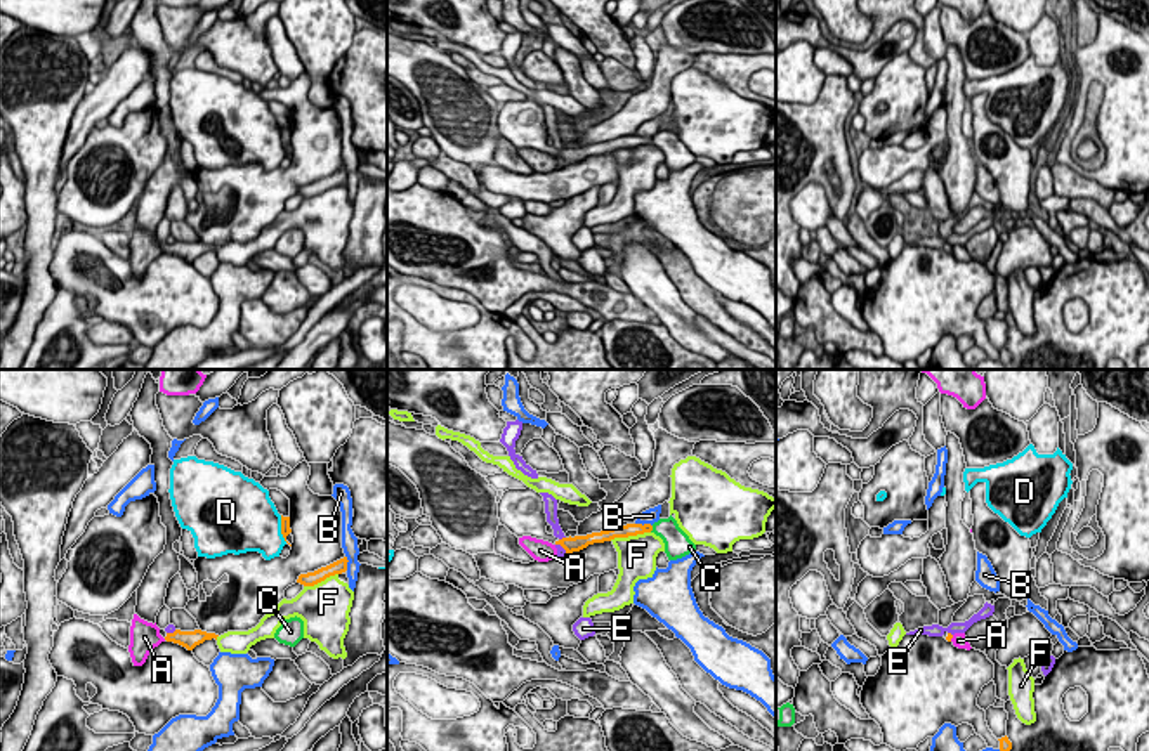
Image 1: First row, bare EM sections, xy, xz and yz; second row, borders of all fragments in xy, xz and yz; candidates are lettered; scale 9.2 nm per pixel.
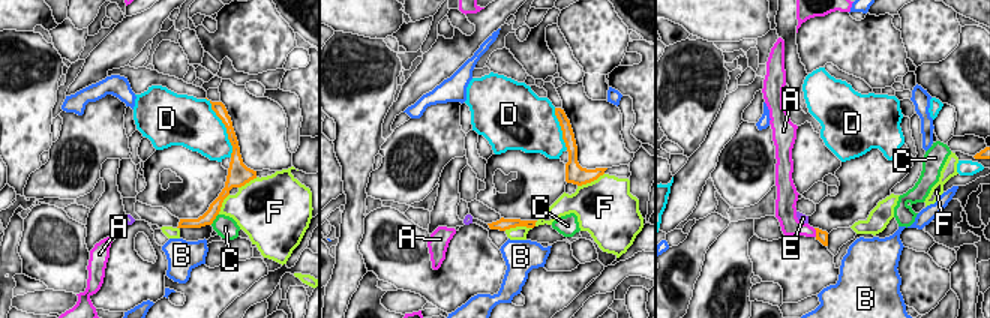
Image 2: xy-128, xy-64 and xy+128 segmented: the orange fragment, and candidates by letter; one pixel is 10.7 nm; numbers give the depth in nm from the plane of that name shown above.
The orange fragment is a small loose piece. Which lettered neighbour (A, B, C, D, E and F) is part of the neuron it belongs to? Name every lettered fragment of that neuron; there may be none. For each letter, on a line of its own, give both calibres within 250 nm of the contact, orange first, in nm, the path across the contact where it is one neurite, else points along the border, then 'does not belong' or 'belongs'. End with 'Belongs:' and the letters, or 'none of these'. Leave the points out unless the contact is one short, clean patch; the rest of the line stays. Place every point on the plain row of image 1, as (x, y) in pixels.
A: 50 nm thick on the orange side, 130 nm on the other; border along yz (953, 247), (950, 252); does not belong
B: 130 nm thick on the orange side, 140 nm on the other; does not belong
C: 130 nm thick on the orange side, 220 nm on the other; does not belong
D: 100 nm thick on the orange side, 480 nm on the other; does not belong
E: 140 nm thick on the orange side, 100 nm on the other; border along xz (564, 148), (559, 151); does not belong
F: 130 nm thick on the orange side, 360 nm on the other; does not belong
Belongs: none of these

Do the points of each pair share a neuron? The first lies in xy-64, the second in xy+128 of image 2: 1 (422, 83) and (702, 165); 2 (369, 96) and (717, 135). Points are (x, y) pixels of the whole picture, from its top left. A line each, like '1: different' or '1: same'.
1: same
2: different

